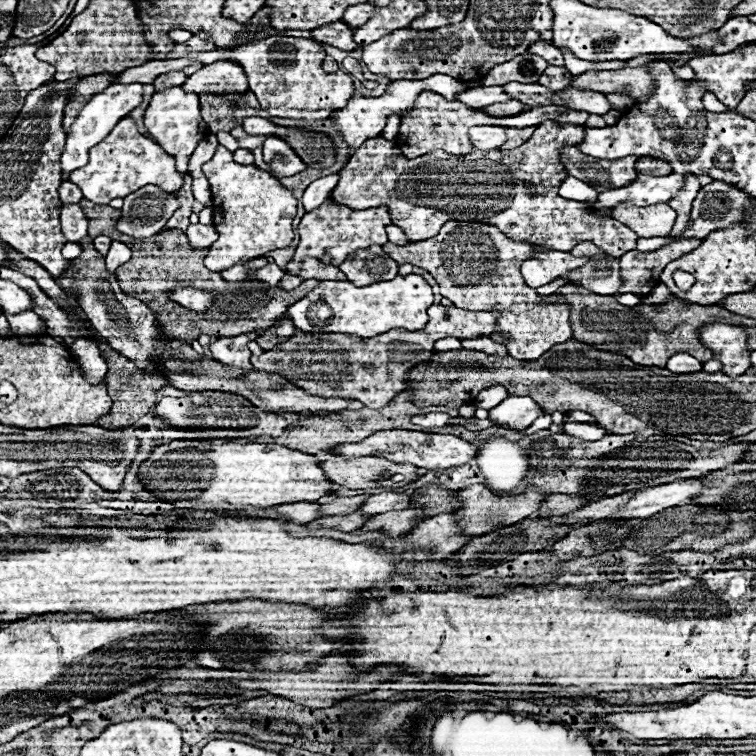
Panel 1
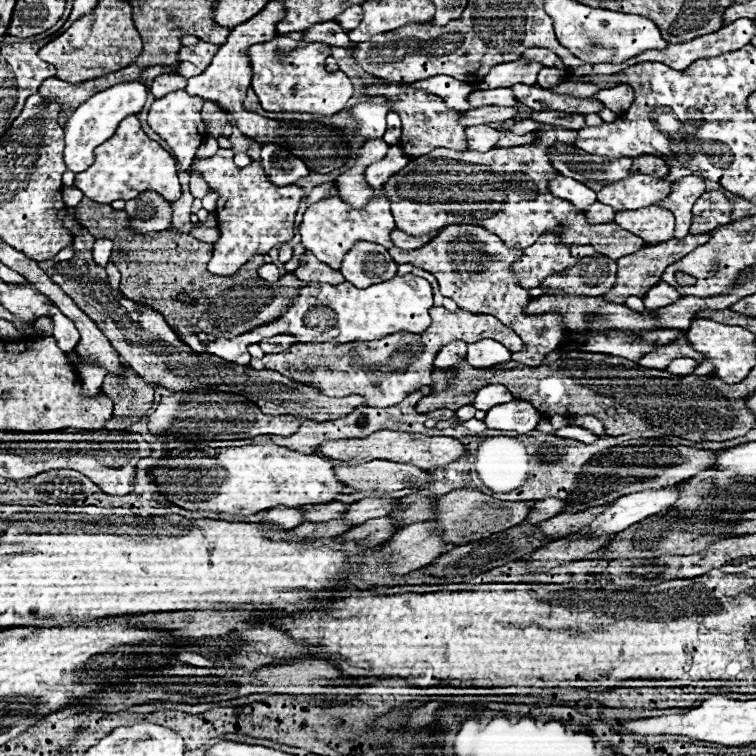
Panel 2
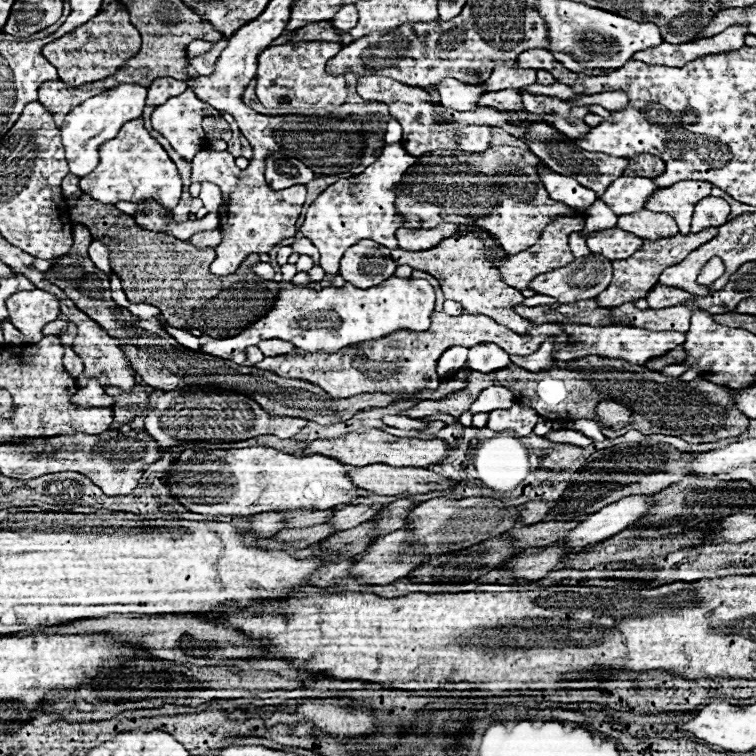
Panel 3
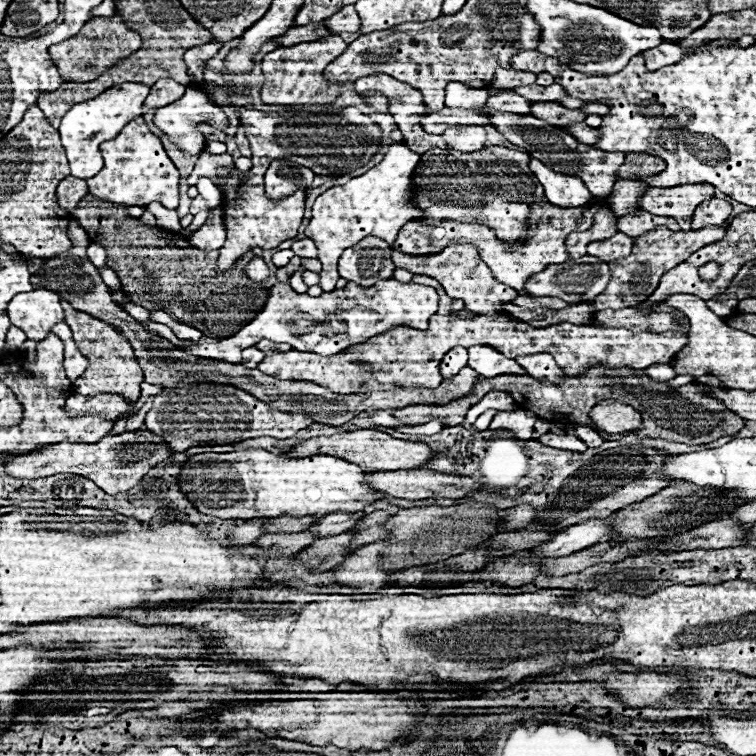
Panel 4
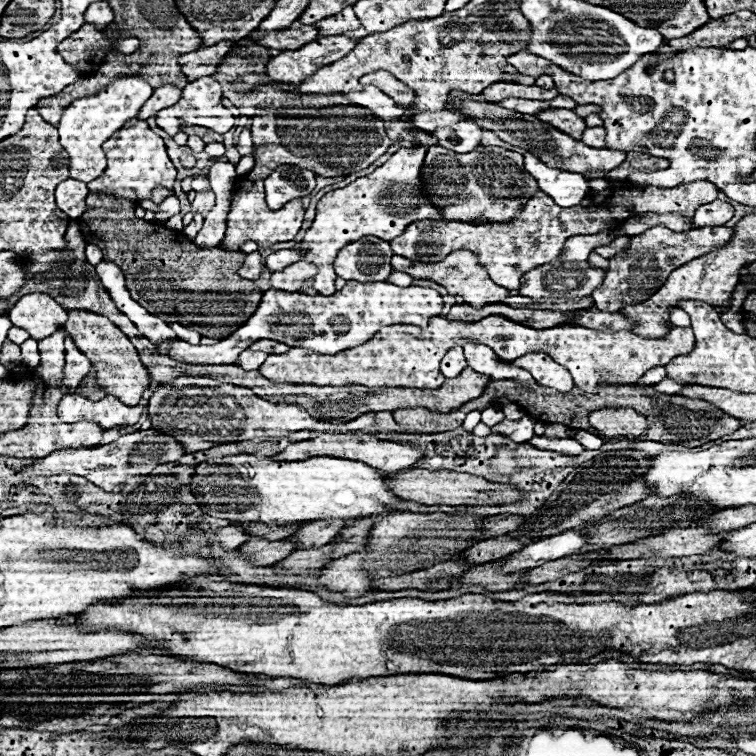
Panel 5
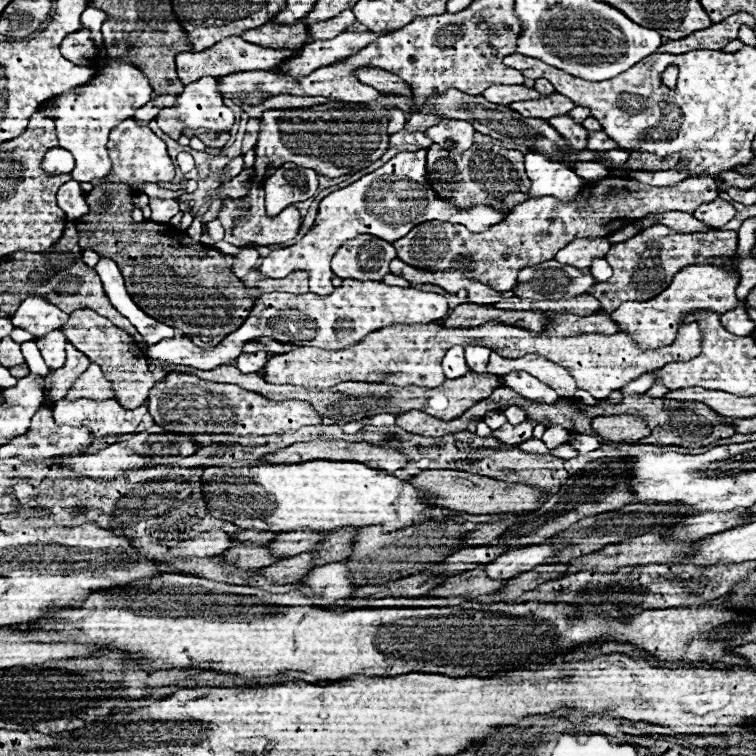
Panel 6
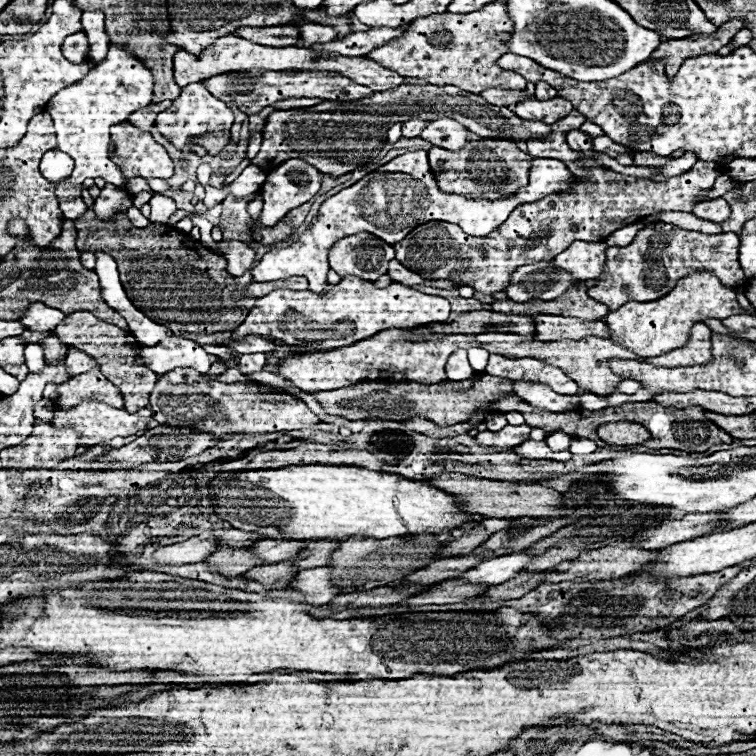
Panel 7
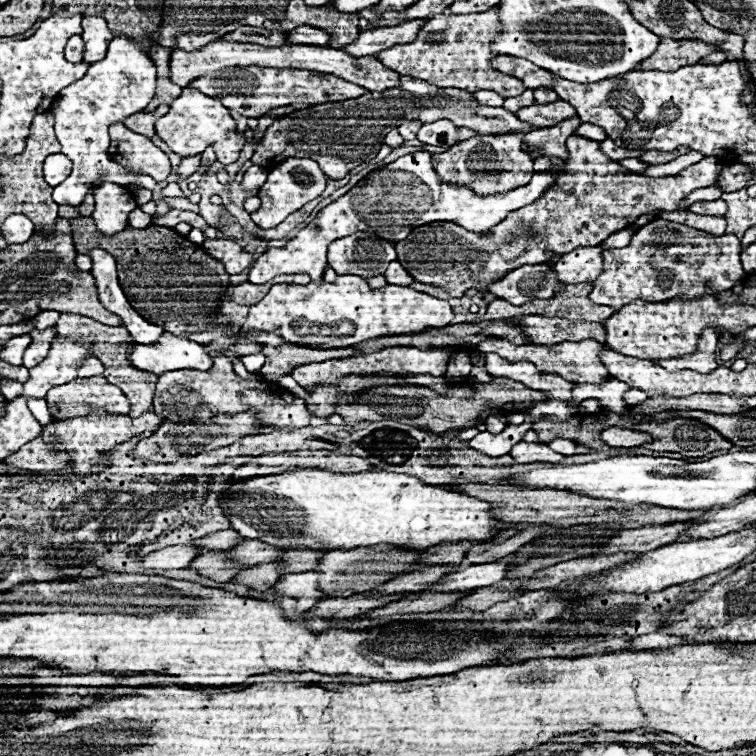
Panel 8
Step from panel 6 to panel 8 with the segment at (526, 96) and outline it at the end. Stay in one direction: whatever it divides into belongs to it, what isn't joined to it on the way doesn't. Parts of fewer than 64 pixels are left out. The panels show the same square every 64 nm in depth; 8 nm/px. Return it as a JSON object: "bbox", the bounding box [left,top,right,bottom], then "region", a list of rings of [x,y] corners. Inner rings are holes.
{"bbox":[472,90,504,106],"region":[[[480,90],[480,92],[472,94],[472,98],[476,102],[482,102],[482,106],[500,106],[504,102],[504,98],[492,90]]]}

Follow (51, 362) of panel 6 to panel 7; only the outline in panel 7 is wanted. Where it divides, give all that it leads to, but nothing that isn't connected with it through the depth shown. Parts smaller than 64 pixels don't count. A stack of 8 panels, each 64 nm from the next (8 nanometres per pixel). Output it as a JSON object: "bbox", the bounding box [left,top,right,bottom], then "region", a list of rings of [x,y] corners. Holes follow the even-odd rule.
{"bbox":[42,336,66,364],"region":[[[48,336],[46,340],[42,340],[42,346],[44,346],[45,360],[48,364],[60,360],[64,356],[62,352],[66,350],[66,344],[60,342],[58,336]]]}

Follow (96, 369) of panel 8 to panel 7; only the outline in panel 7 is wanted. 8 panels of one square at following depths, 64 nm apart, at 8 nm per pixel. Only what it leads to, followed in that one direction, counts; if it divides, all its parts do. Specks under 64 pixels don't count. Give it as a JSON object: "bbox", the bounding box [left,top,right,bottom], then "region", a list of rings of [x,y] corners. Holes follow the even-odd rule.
{"bbox":[68,352,98,376],"region":[[[72,352],[68,354],[68,370],[72,370],[70,374],[72,376],[78,376],[78,374],[84,374],[84,372],[90,372],[98,368],[98,362],[94,358],[90,358],[88,354],[82,354],[82,352]]]}

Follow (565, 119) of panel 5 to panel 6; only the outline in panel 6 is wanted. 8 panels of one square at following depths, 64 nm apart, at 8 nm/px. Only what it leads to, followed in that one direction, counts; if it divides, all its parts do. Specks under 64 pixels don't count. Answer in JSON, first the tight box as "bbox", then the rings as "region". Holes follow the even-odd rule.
{"bbox":[547,114,589,150],"region":[[[569,114],[556,116],[547,120],[547,122],[554,127],[560,135],[566,138],[566,142],[568,142],[574,150],[586,150],[589,132],[582,124],[577,124]]]}

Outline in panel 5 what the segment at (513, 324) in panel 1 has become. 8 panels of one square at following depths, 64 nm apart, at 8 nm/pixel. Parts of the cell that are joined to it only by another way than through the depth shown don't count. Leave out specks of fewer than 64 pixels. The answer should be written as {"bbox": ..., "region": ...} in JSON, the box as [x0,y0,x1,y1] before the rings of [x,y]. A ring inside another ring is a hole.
{"bbox":[392,250,574,392],"region":[[[456,250],[450,256],[446,256],[444,262],[438,262],[438,264],[420,264],[420,262],[410,262],[402,256],[392,256],[392,268],[396,272],[410,274],[414,280],[434,280],[436,284],[444,286],[448,290],[448,294],[452,294],[452,296],[460,294],[464,298],[464,302],[474,308],[482,308],[486,304],[498,304],[502,298],[508,296],[508,290],[498,288],[486,276],[486,270],[482,270],[482,266],[476,264],[476,256],[470,250]],[[526,354],[512,360],[512,364],[528,370],[542,386],[556,388],[558,392],[566,392],[574,388],[570,372],[564,366],[558,366],[548,354]]]}

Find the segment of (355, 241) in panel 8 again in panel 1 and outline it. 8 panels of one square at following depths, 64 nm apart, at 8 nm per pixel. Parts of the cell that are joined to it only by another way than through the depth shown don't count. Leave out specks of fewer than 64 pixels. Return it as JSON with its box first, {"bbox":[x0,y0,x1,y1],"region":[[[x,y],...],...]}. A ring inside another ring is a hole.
{"bbox":[340,246,398,286],"region":[[[382,246],[358,250],[354,258],[348,258],[340,264],[340,270],[356,286],[368,286],[370,282],[384,282],[386,278],[398,276],[398,264],[382,250]]]}

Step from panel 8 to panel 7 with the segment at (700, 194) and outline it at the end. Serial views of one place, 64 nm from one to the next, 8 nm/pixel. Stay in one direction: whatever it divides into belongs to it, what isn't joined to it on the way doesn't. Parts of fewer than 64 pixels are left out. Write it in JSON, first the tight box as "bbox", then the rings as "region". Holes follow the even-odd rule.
{"bbox":[700,174,745,200],"region":[[[720,174],[718,178],[716,178],[716,182],[714,182],[714,186],[708,190],[708,194],[706,196],[700,196],[702,200],[712,200],[712,198],[718,198],[718,196],[722,196],[722,194],[726,194],[726,192],[730,192],[732,188],[743,187],[745,184],[736,184],[736,182],[732,182],[732,180],[728,180],[728,176],[726,174]]]}

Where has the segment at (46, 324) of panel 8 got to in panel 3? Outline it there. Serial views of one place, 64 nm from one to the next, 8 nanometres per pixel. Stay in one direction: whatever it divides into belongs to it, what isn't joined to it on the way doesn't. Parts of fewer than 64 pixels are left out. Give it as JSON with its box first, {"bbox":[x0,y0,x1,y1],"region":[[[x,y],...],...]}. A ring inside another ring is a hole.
{"bbox":[6,288,60,342],"region":[[[38,288],[12,294],[6,300],[6,307],[8,320],[26,336],[28,342],[42,340],[42,328],[60,316],[60,306],[54,294]]]}

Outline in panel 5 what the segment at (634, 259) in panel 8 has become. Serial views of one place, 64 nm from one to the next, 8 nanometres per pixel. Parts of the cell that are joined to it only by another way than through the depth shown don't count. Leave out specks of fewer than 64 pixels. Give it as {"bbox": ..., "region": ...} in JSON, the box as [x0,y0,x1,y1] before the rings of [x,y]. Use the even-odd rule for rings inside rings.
{"bbox":[592,226,734,312],"region":[[[654,226],[634,238],[622,236],[622,238],[616,238],[610,246],[596,248],[596,254],[610,258],[610,270],[606,274],[606,282],[602,282],[602,286],[594,290],[592,294],[596,308],[618,312],[626,304],[644,302],[646,298],[656,294],[658,288],[662,288],[662,282],[666,282],[672,270],[676,270],[678,266],[694,258],[700,258],[704,250],[718,250],[718,246],[726,246],[726,242],[730,242],[730,236],[734,236],[734,230],[726,226],[716,226],[716,228],[706,226],[706,228],[688,230],[688,232],[672,232],[666,226]],[[614,254],[620,254],[620,256],[614,256]]]}

